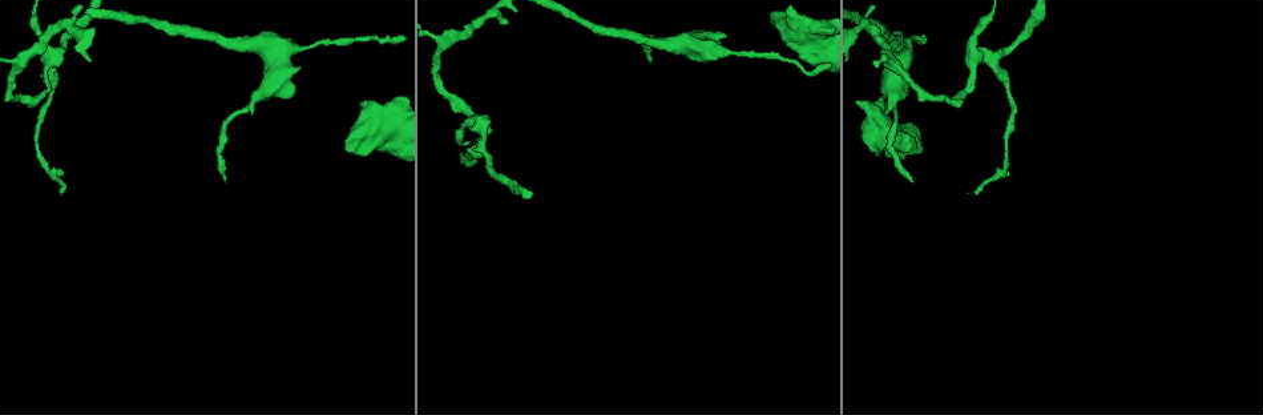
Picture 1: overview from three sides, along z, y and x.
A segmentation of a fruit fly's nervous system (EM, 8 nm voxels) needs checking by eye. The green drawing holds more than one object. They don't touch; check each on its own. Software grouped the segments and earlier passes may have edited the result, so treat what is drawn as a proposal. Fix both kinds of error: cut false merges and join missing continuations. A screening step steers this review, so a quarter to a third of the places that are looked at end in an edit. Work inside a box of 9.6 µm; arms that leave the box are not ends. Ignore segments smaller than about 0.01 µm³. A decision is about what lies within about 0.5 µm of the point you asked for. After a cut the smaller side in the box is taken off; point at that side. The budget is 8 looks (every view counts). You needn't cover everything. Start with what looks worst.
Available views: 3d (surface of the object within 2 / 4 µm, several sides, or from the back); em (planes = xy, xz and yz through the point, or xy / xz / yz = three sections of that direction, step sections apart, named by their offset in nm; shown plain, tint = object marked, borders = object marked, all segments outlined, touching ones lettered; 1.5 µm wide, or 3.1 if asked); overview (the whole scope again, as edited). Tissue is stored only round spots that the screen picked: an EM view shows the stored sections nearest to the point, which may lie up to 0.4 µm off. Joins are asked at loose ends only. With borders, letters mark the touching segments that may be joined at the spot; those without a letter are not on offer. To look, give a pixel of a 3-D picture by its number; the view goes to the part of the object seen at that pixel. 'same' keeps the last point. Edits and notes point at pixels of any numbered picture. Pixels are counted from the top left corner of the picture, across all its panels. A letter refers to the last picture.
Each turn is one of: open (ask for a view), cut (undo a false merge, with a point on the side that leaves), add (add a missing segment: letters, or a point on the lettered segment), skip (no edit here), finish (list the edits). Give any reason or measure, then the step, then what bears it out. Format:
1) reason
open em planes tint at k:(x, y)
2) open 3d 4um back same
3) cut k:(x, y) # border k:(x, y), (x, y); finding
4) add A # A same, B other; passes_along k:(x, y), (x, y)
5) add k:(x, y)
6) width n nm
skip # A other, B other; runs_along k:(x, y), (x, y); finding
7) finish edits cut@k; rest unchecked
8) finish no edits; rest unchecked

an open end
open em xz step 8 borders at 1:(870, 148)

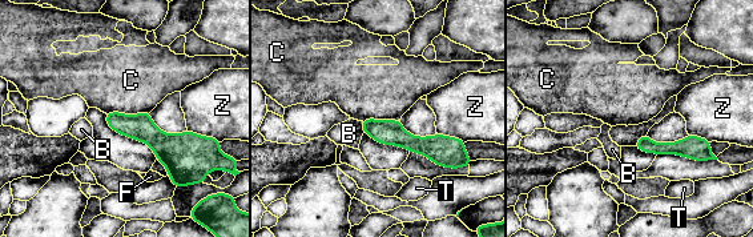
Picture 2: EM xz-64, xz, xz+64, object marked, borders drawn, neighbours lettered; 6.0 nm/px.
skip # B other, C other, F other, T other, Z other; runs_along 2:(108, 116), (160, 143), (198, 143); no lettered segment goes on from it

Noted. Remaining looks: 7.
long arm stops here
open 3d 2um at 1:(912, 182)

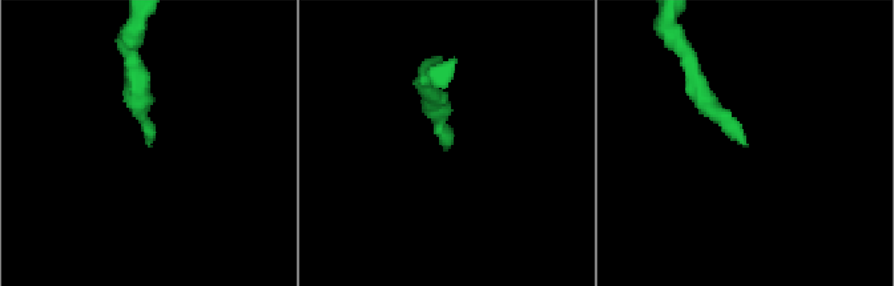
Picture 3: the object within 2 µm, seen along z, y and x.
shape alone is not enough
open em planes borders at 3:(150, 141)

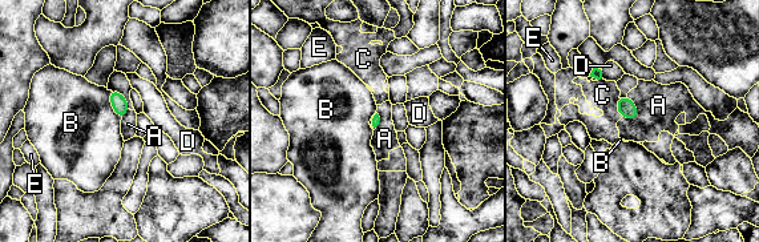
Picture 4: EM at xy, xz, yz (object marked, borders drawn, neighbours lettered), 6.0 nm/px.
skip # A other, B other, C other, D other, E other; no lettered segment goes on from it

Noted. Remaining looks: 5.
sharp bend
open 3d 2um at 1:(863, 23)

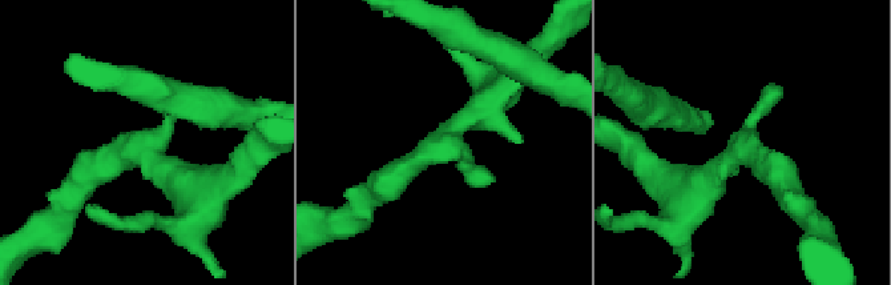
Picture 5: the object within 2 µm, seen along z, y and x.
need the tissue
open em xz step 4 tint at 5:(140, 154)

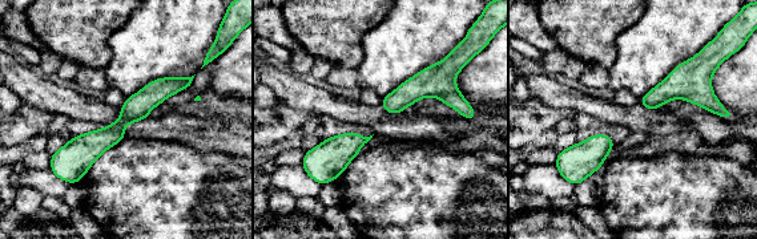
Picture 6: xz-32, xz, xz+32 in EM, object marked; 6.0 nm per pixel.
open em planes borders same

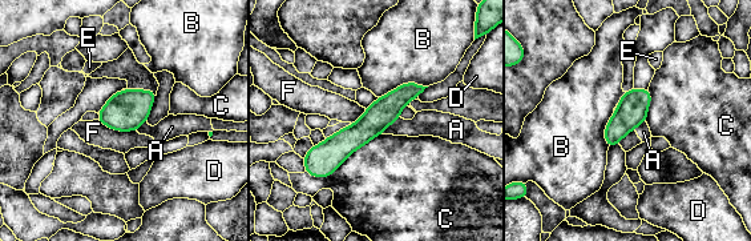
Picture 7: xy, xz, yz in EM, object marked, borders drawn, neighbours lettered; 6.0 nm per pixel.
skip # A other, B other, C other, D other, E other, F other; runs_along 7:(419, 88), (394, 101), (318, 172); all the same cell

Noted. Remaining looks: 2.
finish no edits; rest unchecked

